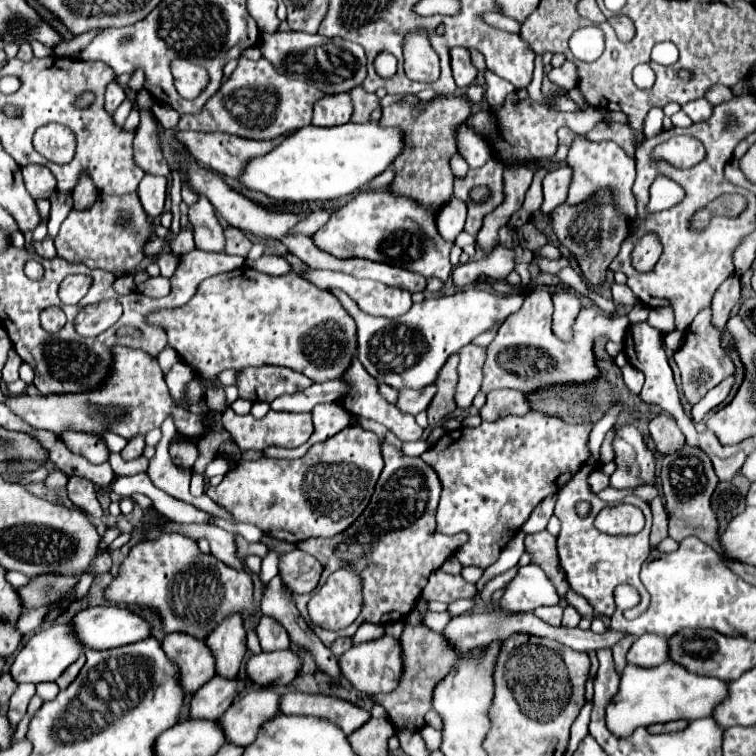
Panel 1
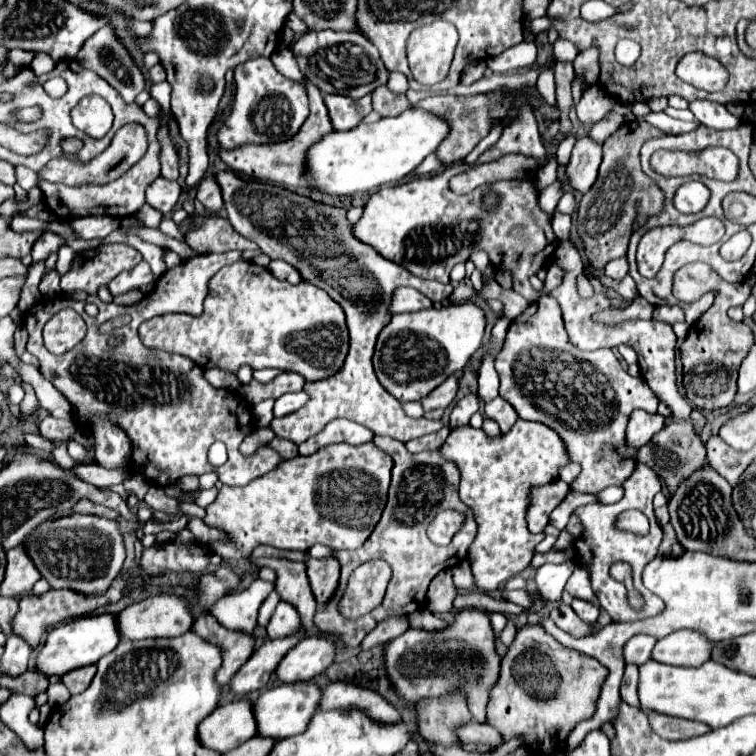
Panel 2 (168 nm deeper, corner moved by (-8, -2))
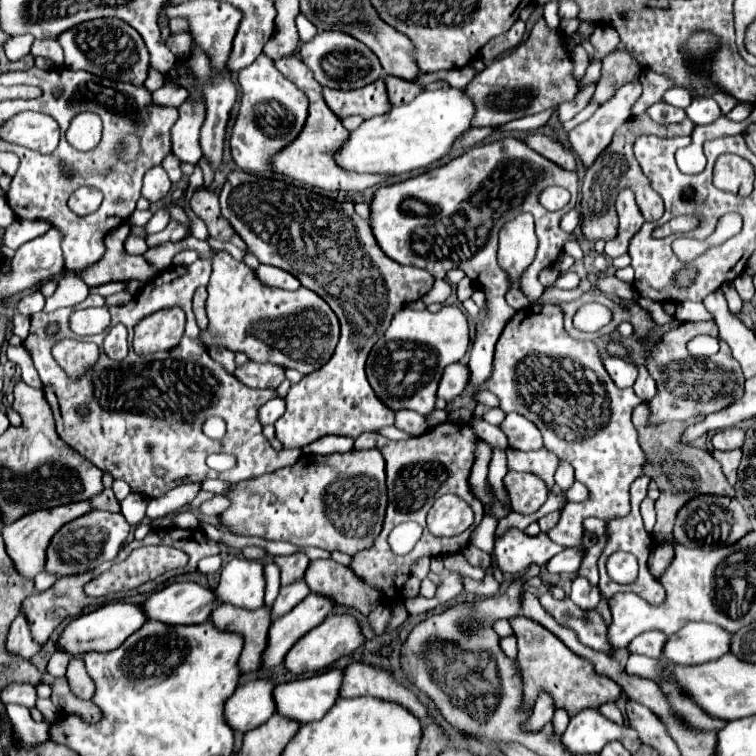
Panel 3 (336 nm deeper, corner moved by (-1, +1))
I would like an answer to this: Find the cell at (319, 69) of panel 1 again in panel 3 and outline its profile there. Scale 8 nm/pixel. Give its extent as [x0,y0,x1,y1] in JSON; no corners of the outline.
[300,30,382,90]

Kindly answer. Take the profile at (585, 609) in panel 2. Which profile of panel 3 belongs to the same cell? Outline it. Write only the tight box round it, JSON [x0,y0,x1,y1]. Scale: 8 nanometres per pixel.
[570,578,600,610]

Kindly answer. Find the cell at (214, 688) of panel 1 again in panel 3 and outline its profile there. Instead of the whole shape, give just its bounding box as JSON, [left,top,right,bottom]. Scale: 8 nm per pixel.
[260,594,334,668]

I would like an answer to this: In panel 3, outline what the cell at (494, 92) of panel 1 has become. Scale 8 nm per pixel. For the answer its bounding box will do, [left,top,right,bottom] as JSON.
[368,138,576,390]

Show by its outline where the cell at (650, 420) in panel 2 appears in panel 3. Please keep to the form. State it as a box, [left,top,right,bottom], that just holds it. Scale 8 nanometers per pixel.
[648,320,744,424]

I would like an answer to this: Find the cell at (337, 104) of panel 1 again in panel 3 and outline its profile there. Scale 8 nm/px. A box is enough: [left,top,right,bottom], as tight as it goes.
[324,80,390,120]

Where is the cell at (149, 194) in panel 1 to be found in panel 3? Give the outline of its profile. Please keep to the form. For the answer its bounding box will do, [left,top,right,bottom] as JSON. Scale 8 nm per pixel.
[142,166,170,202]

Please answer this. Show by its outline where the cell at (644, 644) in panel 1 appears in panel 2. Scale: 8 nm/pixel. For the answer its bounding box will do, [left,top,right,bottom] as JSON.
[653,629,713,667]

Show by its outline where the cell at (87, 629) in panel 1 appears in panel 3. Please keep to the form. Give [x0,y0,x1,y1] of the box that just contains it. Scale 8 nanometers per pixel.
[140,582,218,626]

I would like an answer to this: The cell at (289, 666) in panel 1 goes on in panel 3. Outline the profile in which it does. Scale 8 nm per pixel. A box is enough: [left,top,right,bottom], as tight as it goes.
[284,616,364,674]

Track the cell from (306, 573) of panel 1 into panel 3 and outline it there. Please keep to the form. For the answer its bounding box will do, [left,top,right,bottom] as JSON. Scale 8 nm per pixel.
[304,558,384,614]

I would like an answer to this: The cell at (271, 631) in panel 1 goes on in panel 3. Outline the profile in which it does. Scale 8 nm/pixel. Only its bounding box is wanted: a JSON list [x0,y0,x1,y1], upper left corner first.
[272,582,310,620]

